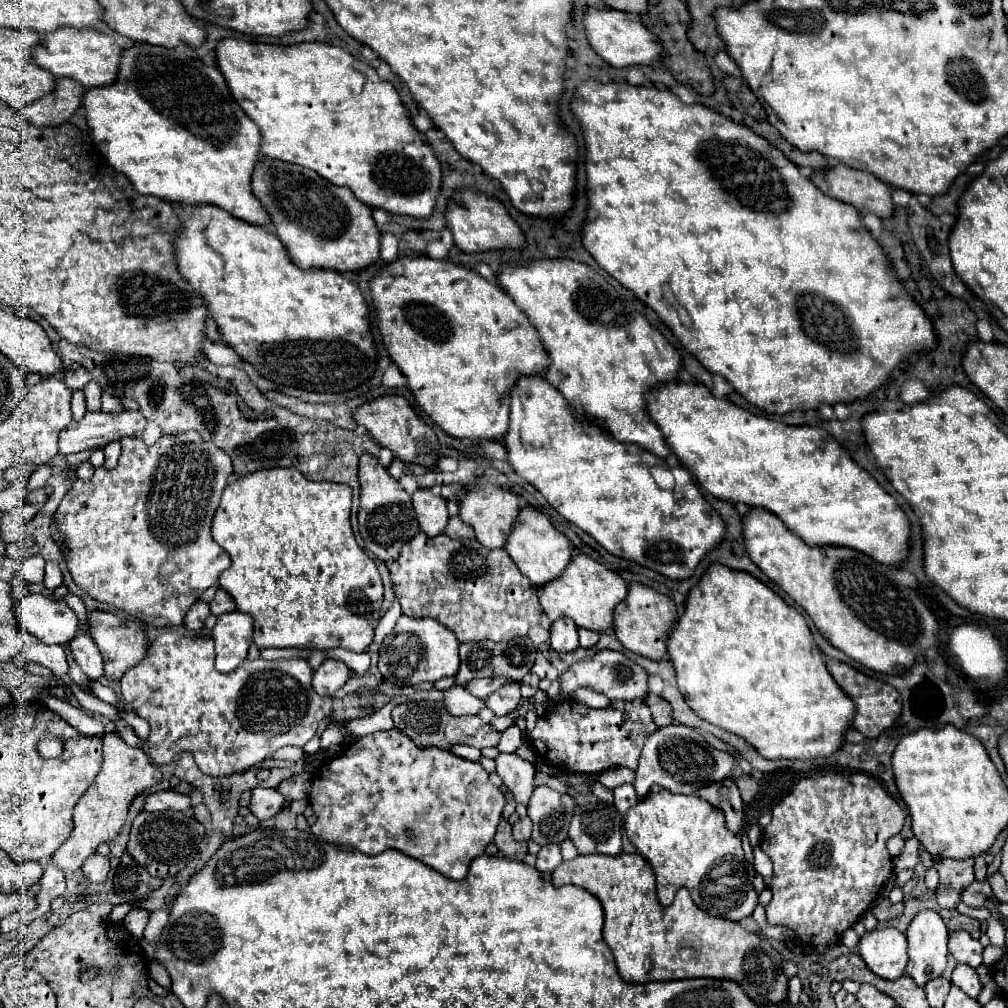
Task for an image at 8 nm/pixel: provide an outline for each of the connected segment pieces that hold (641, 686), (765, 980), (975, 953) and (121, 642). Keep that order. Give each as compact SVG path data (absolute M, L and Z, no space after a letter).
M599 651L593 659L579 661L575 665L571 665L565 673L559 675L559 681L561 681L559 697L571 695L579 687L591 687L595 691L605 693L609 699L623 699L623 701L645 699L645 695L649 695L647 677L649 677L649 673L643 667L639 667L637 663L633 663L629 657L625 657L623 653L619 653L619 651Z
M621 853L621 855L617 855L617 857L609 857L609 855L579 855L579 857L575 857L575 859L571 859L571 861L563 861L555 871L553 871L553 885L555 887L561 887L561 885L579 885L579 887L583 887L583 889L587 889L589 893L593 893L599 901L601 901L601 905L603 905L603 911L605 911L605 927L603 927L603 939L605 939L605 943L609 945L609 949L613 951L613 957L615 957L615 963L617 963L617 969L619 969L619 975L621 975L621 979L625 979L625 981L629 981L629 983L649 983L649 981L671 981L671 979L695 979L695 977L713 977L713 979L731 979L731 981L735 981L735 983L739 983L745 991L747 991L747 997L749 999L753 999L755 1003L759 1003L759 1005L781 1005L785 999L787 999L787 991L789 991L789 987L787 987L787 975L783 973L783 957L779 955L779 951L771 945L771 941L767 939L767 937L763 937L763 935L759 935L759 933L751 933L751 931L747 931L747 929L743 929L739 923L735 923L735 921L727 921L727 919L721 919L721 917L711 917L709 913L705 913L705 911L701 911L695 903L693 903L693 899L691 899L691 895L689 895L689 891L687 889L679 889L677 891L677 895L675 895L675 901L673 901L673 905L669 905L669 907L663 907L659 901L657 901L657 893L655 893L655 873L653 873L653 869L651 869L651 865L639 855L639 853Z
M965 931L949 935L949 953L955 957L957 963L965 963L973 969L983 963L983 945Z
M91 611L89 613L89 635L95 639L95 643L101 649L101 655L105 661L105 677L109 677L111 681L119 681L121 675L125 675L125 671L129 671L141 659L145 659L145 651L149 649L145 629L139 623L119 617L115 613Z

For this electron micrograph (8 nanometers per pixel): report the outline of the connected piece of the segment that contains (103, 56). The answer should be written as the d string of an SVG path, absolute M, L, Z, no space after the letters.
M61 27L59 31L43 35L43 43L33 51L33 59L55 77L69 77L85 87L105 87L117 81L121 53L123 47L119 47L111 35L87 29L79 31L71 27Z

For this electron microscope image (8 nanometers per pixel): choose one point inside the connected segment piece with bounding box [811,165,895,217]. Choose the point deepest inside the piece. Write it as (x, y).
(862, 190)

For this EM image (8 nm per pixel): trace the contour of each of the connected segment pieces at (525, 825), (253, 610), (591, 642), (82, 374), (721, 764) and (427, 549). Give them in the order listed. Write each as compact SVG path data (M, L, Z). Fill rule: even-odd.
M529 817L519 819L519 821L513 825L513 839L515 839L515 841L529 841L531 829L533 829L533 823L531 823Z
M263 469L249 473L229 487L225 487L219 509L213 519L213 539L231 555L231 567L225 569L219 577L219 585L235 599L237 609L241 613L247 613L253 617L253 641L259 649L263 647L277 647L277 649L335 649L343 647L355 653L367 651L367 647L373 643L373 629L377 621L381 619L381 603L383 603L383 583L381 575L377 571L375 561L357 545L351 523L349 523L349 511L351 511L351 487L343 483L315 483L305 479L297 469Z
M579 629L579 641L581 641L581 647L591 649L591 647L597 645L597 641L599 641L599 633L589 631L589 629Z
M73 365L71 369L65 371L63 381L69 387L69 391L79 391L79 389L83 389L91 381L91 373L87 369L79 367L79 365Z
M671 723L667 727L659 727L653 735L649 735L649 739L645 739L633 785L637 789L639 799L645 799L653 785L661 785L681 795L693 795L701 787L729 777L733 765L735 759L725 751L713 749L699 731L683 727L681 723Z
M419 531L409 543L405 543L401 555L389 565L389 571L403 615L433 617L439 623L447 625L457 635L459 643L481 639L509 641L513 637L523 637L533 625L539 623L539 617L543 613L537 599L537 589L529 583L529 579L525 579L525 575L521 575L507 551L489 551L477 539L451 539L445 533L427 537L423 531Z

